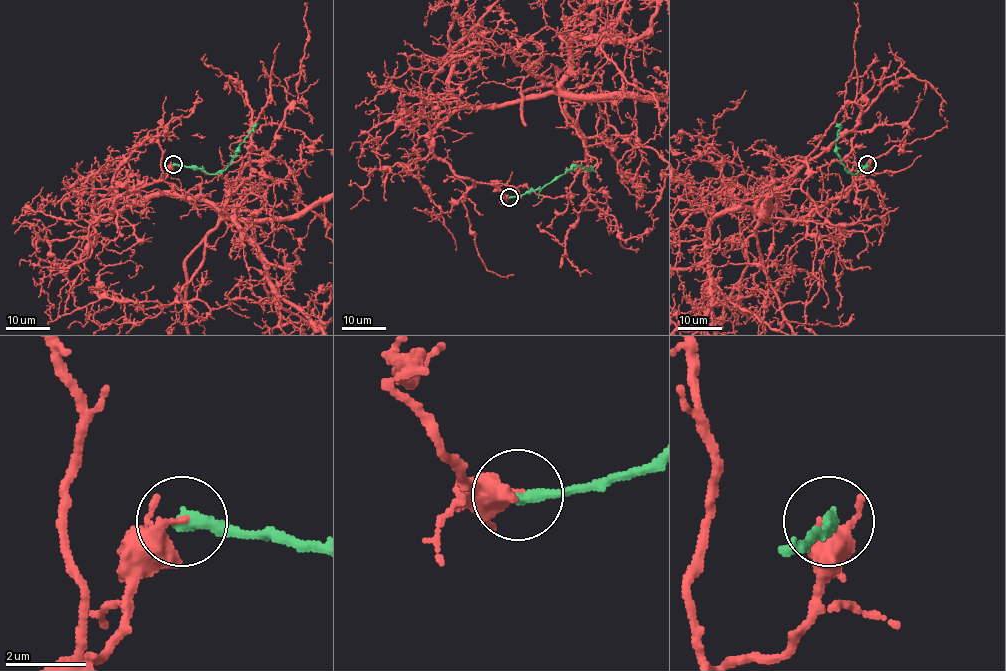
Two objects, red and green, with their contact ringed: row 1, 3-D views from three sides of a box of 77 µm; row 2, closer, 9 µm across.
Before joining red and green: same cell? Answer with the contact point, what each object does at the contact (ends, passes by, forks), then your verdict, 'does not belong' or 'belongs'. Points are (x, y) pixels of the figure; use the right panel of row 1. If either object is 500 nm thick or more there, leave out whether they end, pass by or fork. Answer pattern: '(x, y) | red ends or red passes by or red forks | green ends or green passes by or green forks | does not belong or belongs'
(867, 164) | red ends | green ends | does not belong

